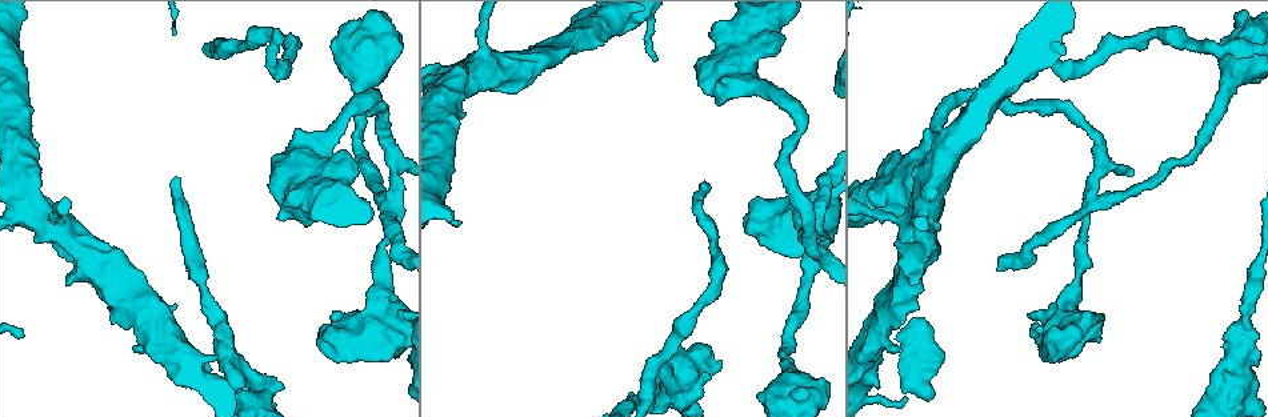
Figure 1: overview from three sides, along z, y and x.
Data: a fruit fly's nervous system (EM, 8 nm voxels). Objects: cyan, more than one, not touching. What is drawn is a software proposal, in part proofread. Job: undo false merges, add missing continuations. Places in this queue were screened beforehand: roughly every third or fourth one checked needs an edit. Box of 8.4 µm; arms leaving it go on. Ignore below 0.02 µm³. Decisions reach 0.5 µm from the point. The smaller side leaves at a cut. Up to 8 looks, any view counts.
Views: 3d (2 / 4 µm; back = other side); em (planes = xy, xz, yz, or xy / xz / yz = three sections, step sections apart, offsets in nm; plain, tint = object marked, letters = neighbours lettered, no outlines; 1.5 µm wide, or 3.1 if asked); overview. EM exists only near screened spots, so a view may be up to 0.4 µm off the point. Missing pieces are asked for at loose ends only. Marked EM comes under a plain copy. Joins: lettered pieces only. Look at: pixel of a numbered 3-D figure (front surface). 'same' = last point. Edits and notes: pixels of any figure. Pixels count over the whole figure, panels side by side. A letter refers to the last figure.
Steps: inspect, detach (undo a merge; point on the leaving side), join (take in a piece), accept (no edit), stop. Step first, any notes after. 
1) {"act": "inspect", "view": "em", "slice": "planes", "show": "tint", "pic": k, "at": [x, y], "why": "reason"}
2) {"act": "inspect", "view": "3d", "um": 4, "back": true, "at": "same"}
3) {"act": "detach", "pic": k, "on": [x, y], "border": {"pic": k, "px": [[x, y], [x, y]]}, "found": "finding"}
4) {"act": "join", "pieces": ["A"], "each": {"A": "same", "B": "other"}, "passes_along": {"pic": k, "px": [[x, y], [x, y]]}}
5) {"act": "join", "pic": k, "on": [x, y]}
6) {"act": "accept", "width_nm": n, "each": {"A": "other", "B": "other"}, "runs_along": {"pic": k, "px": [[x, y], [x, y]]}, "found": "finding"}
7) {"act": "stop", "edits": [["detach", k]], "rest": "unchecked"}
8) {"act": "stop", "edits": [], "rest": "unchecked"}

{"act": "inspect", "view": "em", "slice": "xy", "step": 4, "show": "tint", "pic": 1, "at": [700, 187], "why": "an open end"}

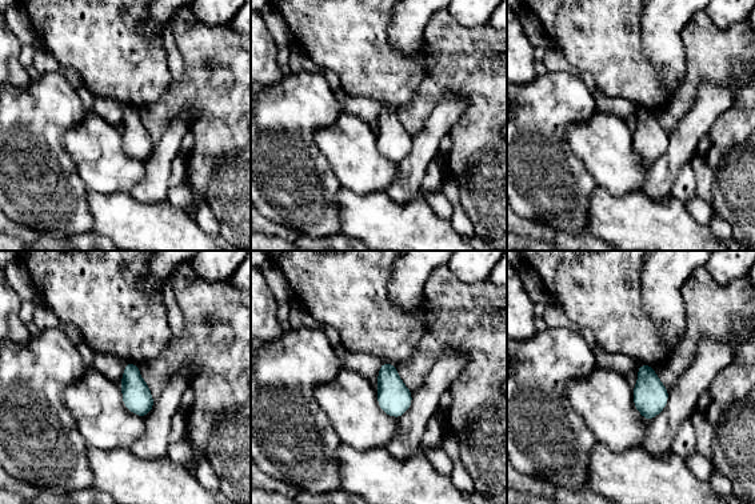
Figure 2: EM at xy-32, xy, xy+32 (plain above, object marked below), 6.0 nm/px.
{"act": "inspect", "view": "em", "slice": "planes", "show": "letters", "at": "same"}

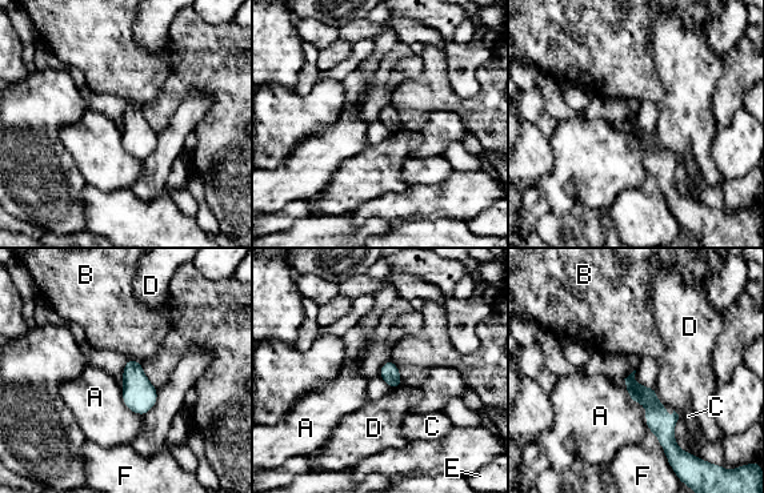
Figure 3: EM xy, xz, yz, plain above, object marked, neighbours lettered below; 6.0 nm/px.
{"act": "accept", "longest_contact_nm": ["F", 300], "each": {"A": "other", "B": "other", "C": "other", "D": "other", "E": "other", "F": "other"}, "runs_along": {"pic": 3, "px": [[631, 379], [678, 452]]}, "found": "none of them fits"}

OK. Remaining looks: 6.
{"act": "inspect", "view": "3d", "um": 4, "back": true, "pic": 1, "at": [771, 210], "why": "thick turns thin"}

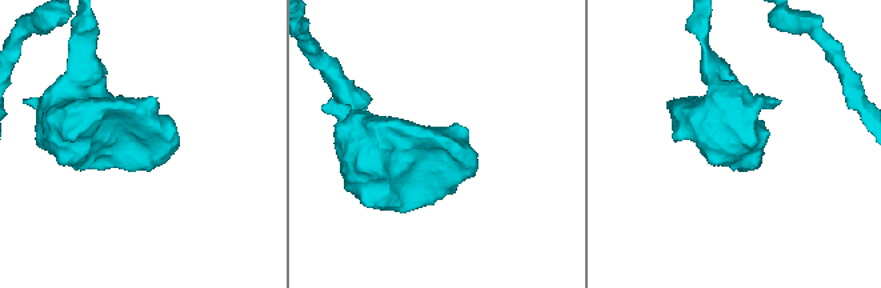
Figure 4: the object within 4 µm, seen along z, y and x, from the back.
{"act": "inspect", "view": "em", "slice": "xz", "step": 8, "show": "tint", "pic": 4, "at": [437, 141], "why": "shape alone is not enough"}

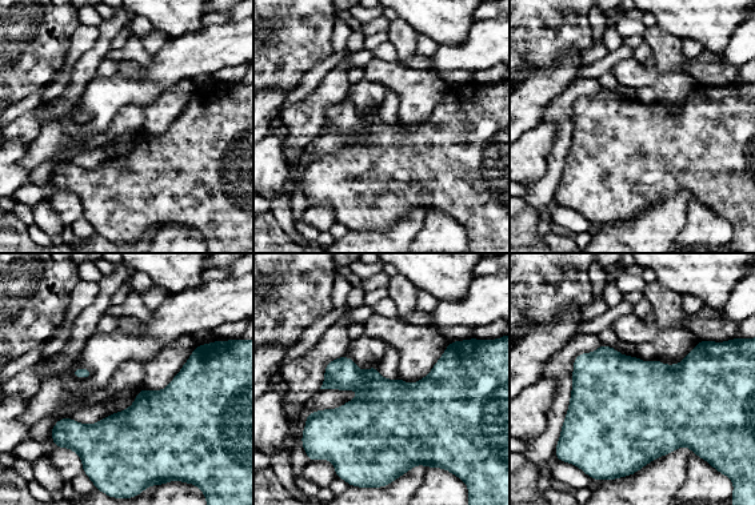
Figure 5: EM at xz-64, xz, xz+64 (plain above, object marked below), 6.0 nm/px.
{"act": "inspect", "view": "em", "slice": "planes", "show": "letters", "at": "same"}

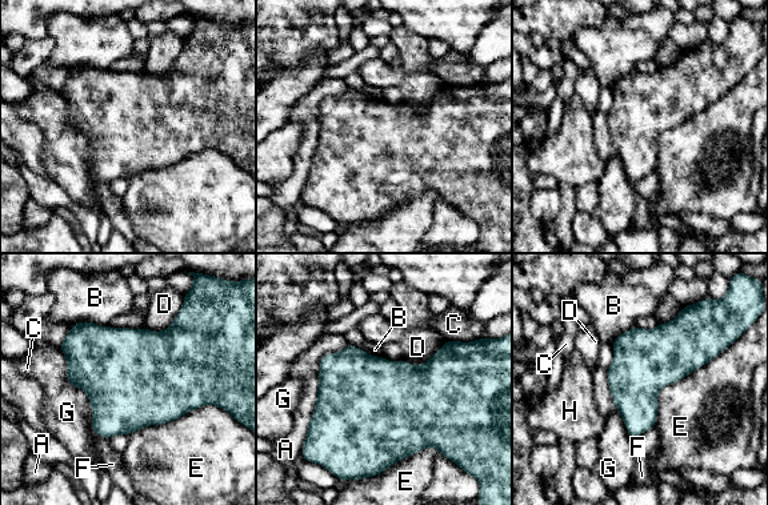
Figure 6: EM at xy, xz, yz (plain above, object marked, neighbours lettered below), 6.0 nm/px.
{"act": "accept", "longest_contact_nm": ["E", 650], "each": {"A": "other", "B": "other", "C": "other", "D": "other", "E": "other", "F": "other", "G": "other", "H": "other"}, "found": "all the same neuron"}

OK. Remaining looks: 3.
{"act": "inspect", "view": "em", "slice": "planes", "show": "letters", "pic": 1, "at": [387, 197], "why": "looks like a crossing"}

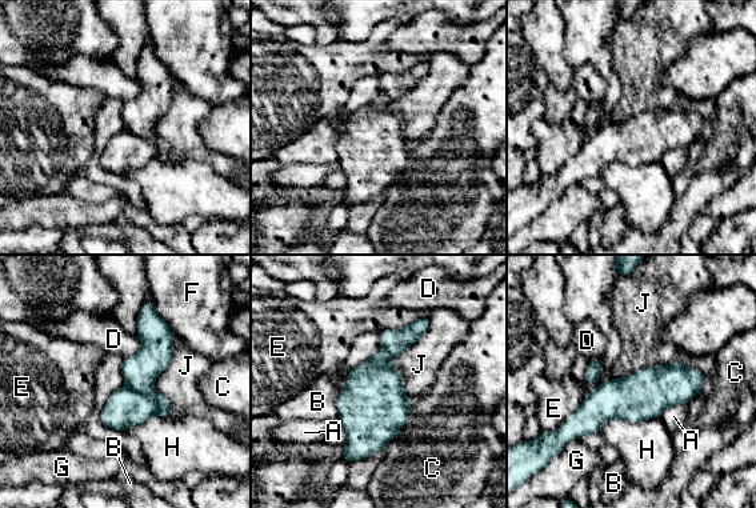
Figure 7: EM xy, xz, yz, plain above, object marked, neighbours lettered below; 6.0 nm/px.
{"act": "detach", "pic": 7, "on": [126, 407], "each": {"A": "other", "B": "other", "C": "other", "D": "other", "E": "other", "F": "other", "G": "other", "H": "other", "J": "other"}, "found": "two neurons meet here"}

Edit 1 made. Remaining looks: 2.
{"act": "stop", "edits": [["detach", 7]], "rest": "unchecked"}

